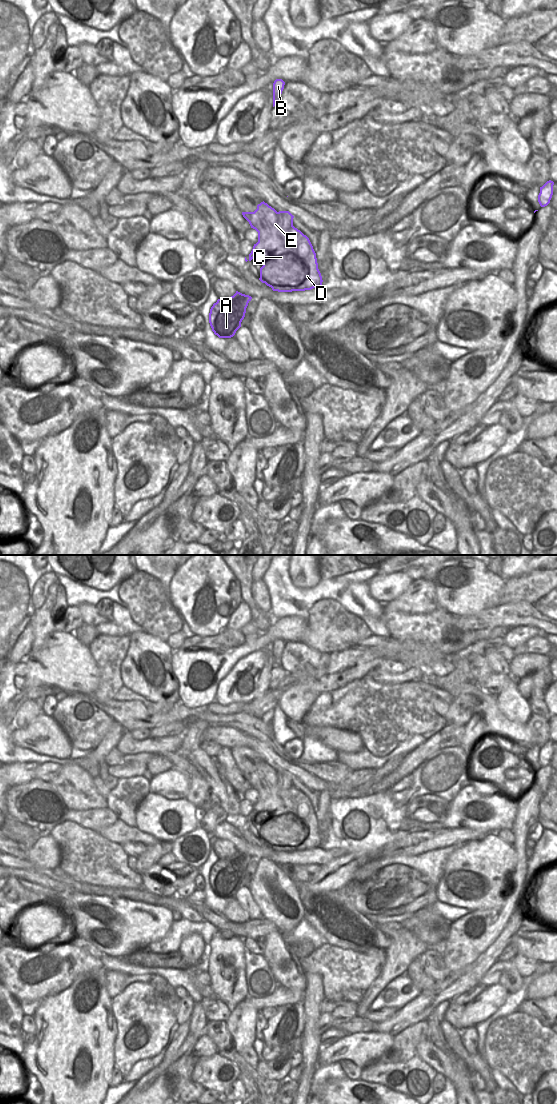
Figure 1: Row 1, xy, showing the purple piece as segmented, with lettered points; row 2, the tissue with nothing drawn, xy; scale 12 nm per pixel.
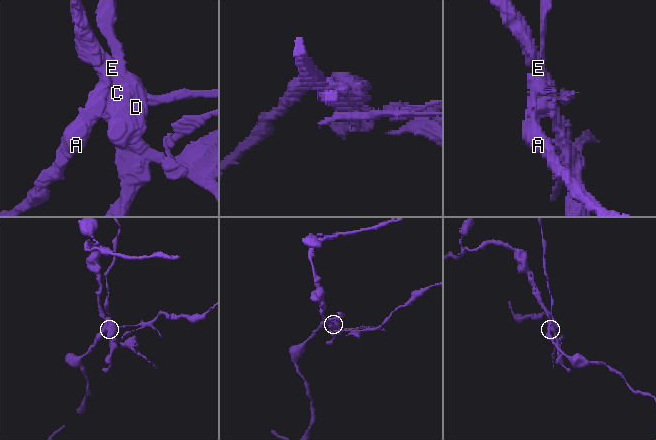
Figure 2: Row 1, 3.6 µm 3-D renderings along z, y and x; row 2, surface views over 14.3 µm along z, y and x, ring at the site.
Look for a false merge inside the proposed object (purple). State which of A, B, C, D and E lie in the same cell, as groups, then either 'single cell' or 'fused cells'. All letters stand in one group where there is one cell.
A C D E / B | fused cells

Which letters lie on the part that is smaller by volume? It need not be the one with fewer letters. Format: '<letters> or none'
B

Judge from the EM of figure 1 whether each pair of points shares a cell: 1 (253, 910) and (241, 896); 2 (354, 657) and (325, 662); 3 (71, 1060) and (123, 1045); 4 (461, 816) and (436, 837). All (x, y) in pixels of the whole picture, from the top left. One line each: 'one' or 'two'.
1: one
2: one
3: two
4: two

